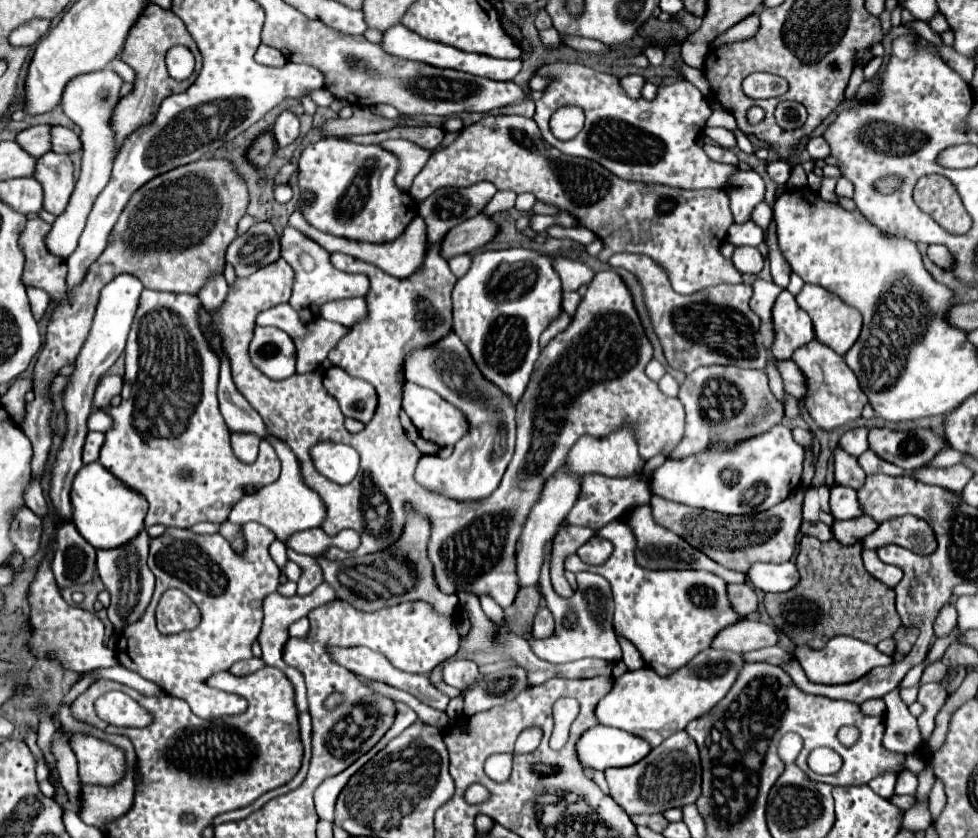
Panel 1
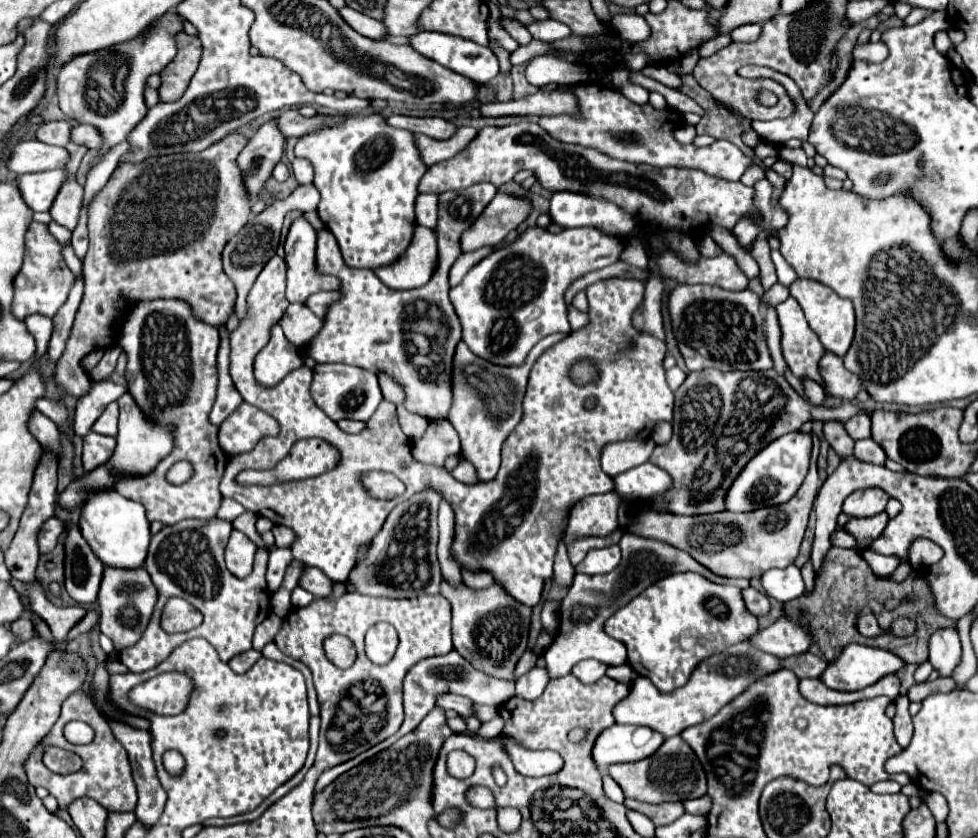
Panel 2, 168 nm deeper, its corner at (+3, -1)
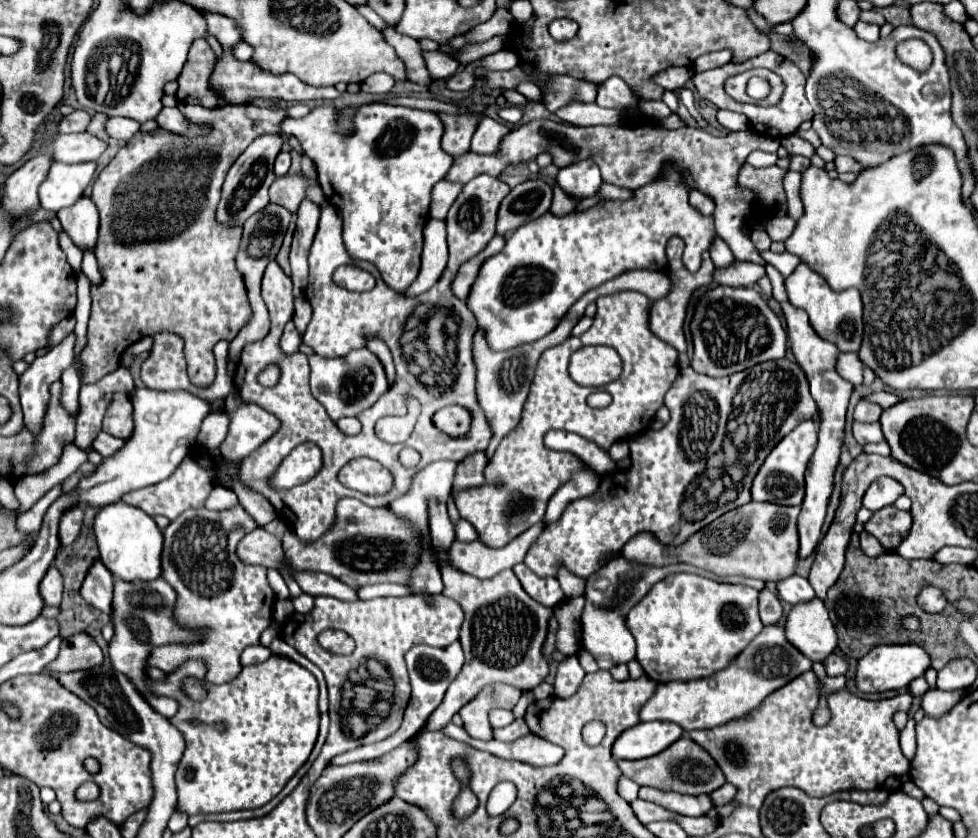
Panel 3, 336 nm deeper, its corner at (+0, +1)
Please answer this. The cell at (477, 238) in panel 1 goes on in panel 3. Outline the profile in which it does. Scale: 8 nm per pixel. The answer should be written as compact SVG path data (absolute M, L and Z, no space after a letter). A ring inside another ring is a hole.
M541 179L523 181L509 191L509 195L501 201L499 217L497 217L497 235L507 235L517 227L537 219L547 213L551 207L553 191Z

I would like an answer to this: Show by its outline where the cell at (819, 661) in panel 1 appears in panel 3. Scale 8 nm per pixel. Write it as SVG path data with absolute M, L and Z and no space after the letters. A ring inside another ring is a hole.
M879 645L879 647L873 647L865 657L861 657L857 661L855 685L857 685L857 689L861 689L865 693L903 689L913 679L921 677L929 665L931 665L931 659L919 645Z

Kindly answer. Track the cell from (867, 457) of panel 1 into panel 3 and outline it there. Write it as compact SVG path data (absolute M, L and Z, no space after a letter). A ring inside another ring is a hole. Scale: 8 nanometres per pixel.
M853 423L853 437L857 439L859 445L869 445L869 443L881 443L885 441L883 431L879 427L879 423Z

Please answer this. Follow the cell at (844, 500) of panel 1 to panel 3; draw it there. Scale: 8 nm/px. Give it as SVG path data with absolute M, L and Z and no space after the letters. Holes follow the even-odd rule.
M879 477L877 481L871 483L863 497L863 507L869 511L879 511L887 505L893 505L897 497L903 495L903 487L891 479L891 477Z

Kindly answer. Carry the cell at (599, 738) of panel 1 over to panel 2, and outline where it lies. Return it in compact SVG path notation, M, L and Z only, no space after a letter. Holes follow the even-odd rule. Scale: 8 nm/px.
M612 725L596 739L594 759L598 767L612 763L628 763L650 757L664 743L664 735L650 727Z

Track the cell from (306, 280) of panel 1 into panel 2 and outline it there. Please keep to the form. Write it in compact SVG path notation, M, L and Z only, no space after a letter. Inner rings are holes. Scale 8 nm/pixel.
M304 217L292 223L284 249L288 267L286 299L290 303L304 303L312 293L336 291L340 287L336 277L316 271L316 231Z

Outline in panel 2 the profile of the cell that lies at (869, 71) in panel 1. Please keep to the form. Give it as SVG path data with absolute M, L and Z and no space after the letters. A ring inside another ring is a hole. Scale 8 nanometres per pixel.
M856 43L856 47L854 47L854 51L852 51L852 55L856 57L856 59L868 59L868 61L882 61L882 59L886 59L888 57L888 49L884 47L884 43Z

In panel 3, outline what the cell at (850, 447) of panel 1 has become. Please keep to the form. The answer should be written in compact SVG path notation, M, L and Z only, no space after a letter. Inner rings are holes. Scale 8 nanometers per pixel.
M859 401L857 407L855 407L855 421L865 421L865 423L871 423L871 421L879 421L879 415L881 415L881 407L879 405L873 405L873 403L865 403L865 401Z

